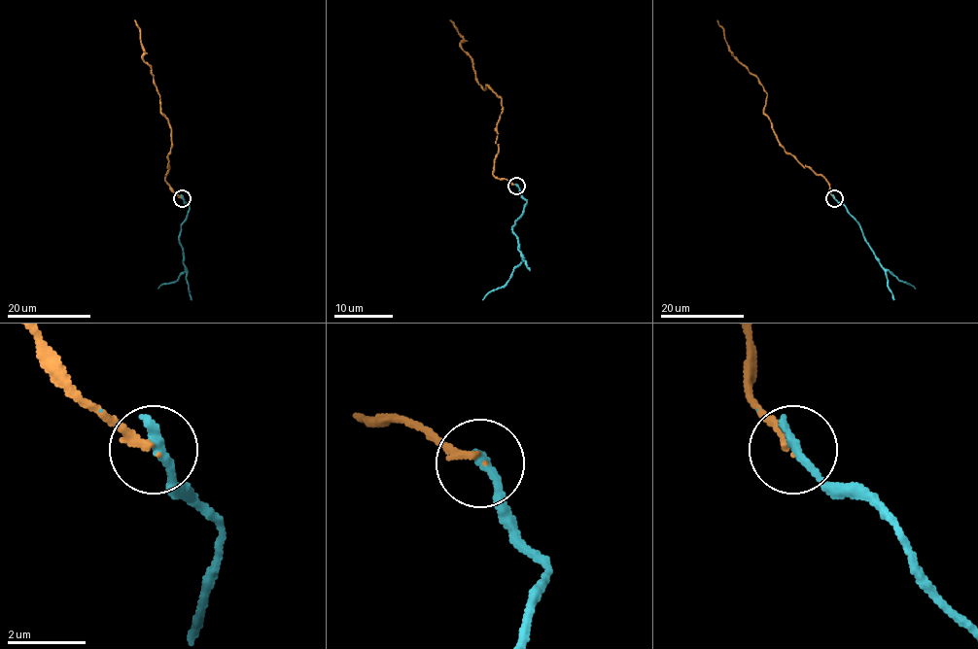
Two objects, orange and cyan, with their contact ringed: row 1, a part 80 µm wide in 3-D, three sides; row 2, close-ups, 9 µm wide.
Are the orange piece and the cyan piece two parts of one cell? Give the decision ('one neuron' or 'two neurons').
one neuron

